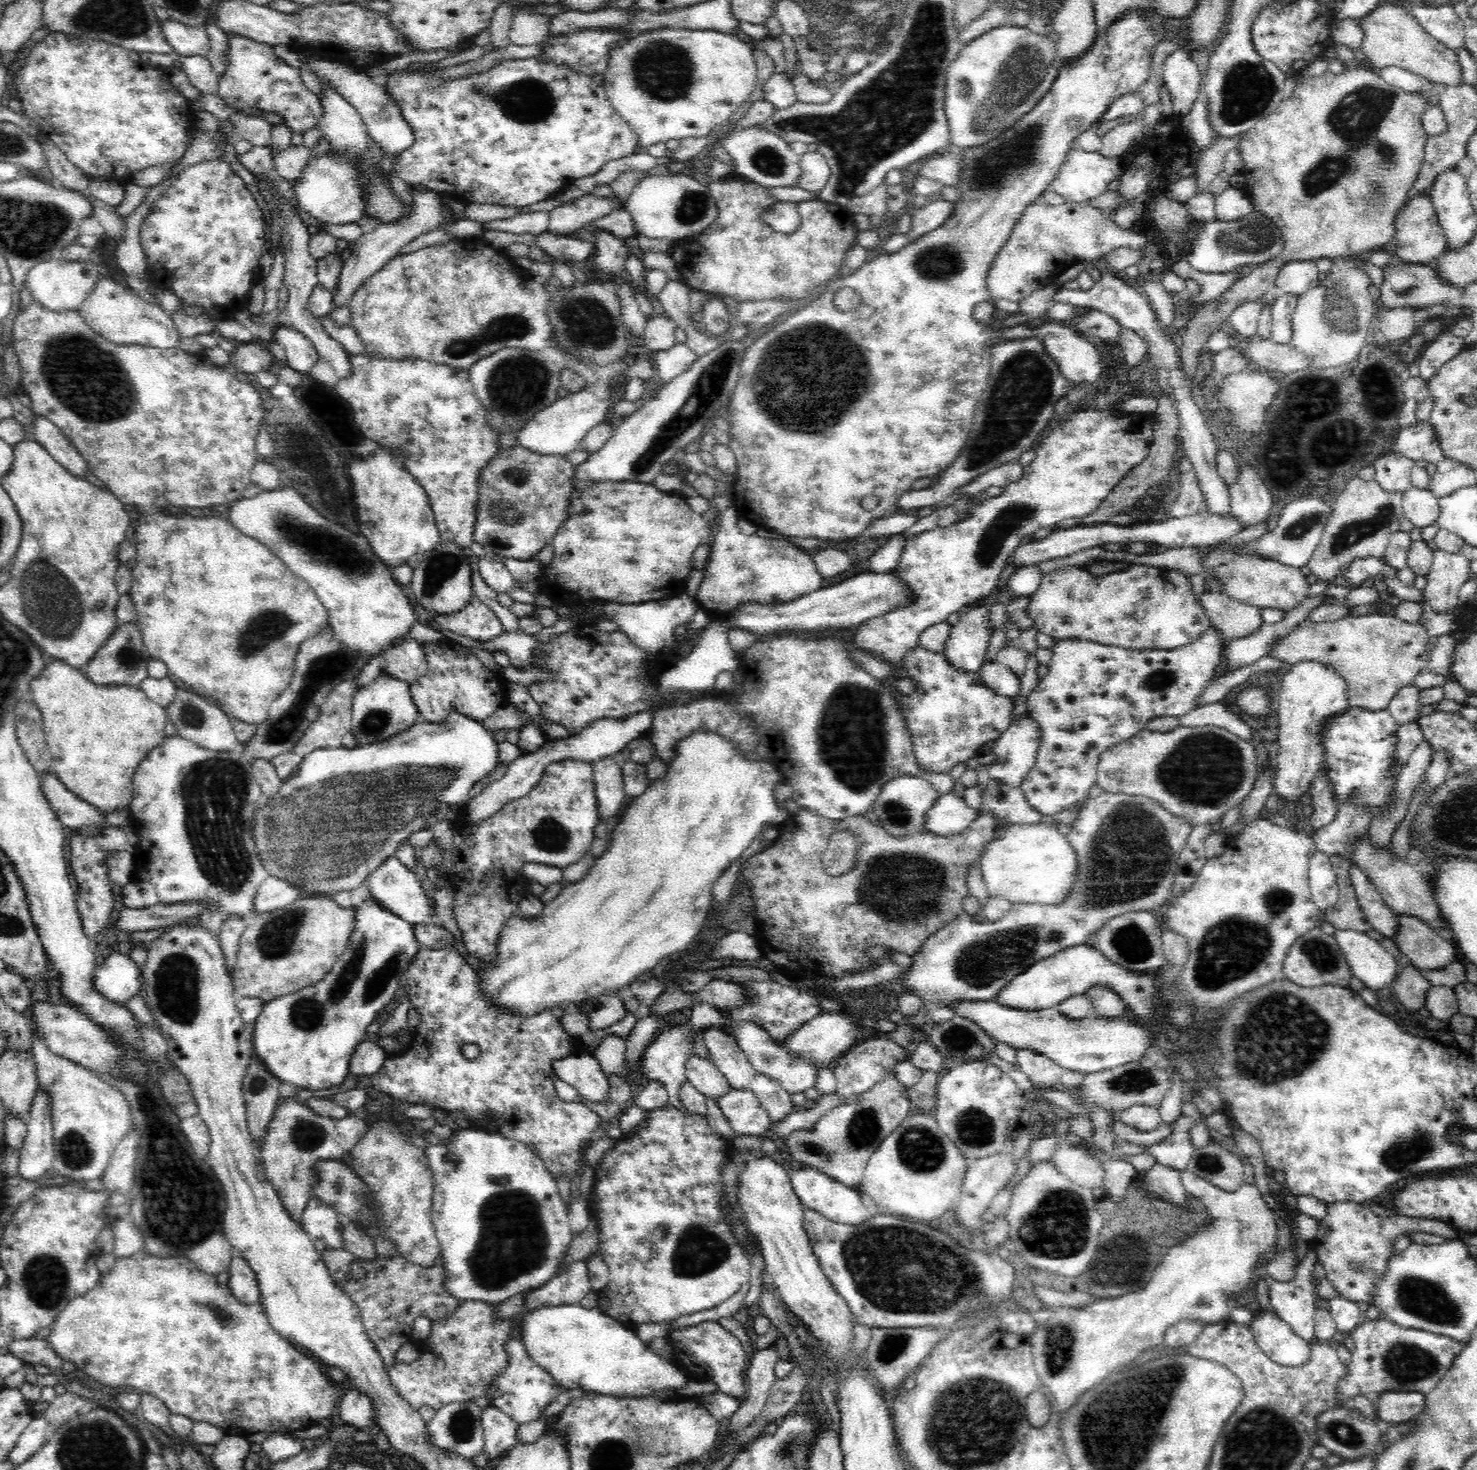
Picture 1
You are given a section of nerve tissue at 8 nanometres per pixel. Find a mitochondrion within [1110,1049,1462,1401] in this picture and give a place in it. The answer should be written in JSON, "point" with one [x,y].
{"point":[1406,1363]}

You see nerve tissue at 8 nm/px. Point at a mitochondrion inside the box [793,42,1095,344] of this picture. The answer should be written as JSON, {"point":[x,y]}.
{"point":[990,173]}

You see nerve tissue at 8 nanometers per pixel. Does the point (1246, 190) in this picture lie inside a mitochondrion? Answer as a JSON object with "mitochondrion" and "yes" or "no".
{"mitochondrion":"no"}

